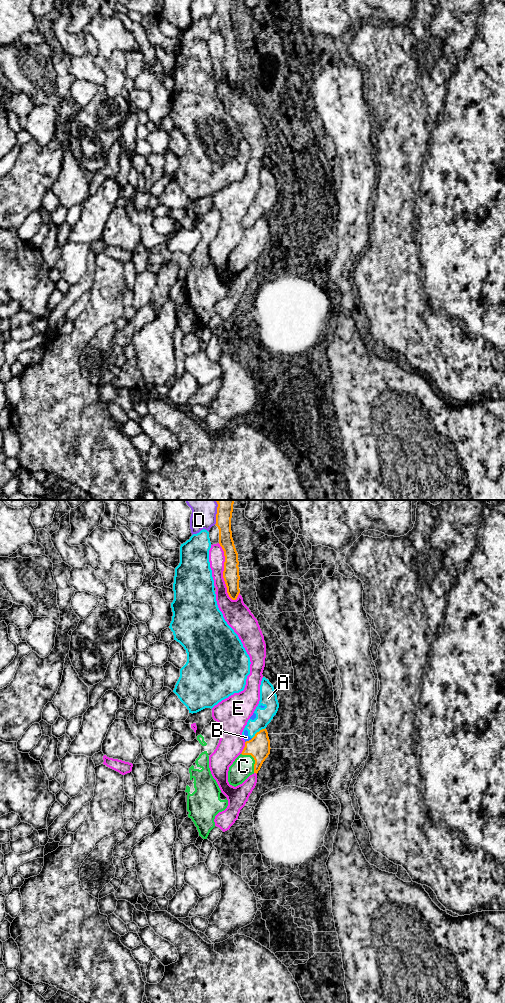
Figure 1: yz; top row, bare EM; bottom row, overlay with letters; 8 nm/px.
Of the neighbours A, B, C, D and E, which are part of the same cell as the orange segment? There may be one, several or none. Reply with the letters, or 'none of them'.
C

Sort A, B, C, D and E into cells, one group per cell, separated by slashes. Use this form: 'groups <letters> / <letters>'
groups A B / C / D / E

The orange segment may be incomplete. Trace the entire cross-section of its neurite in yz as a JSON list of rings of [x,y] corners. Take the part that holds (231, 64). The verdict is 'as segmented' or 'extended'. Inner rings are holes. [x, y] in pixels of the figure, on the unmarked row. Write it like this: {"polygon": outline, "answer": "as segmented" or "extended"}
{"polygon": [[[217,0],[216,14],[219,17],[219,32],[224,39],[225,50],[223,66],[227,81],[232,88],[236,88],[239,81],[239,49],[231,19],[232,0]]], "answer": "as segmented"}

